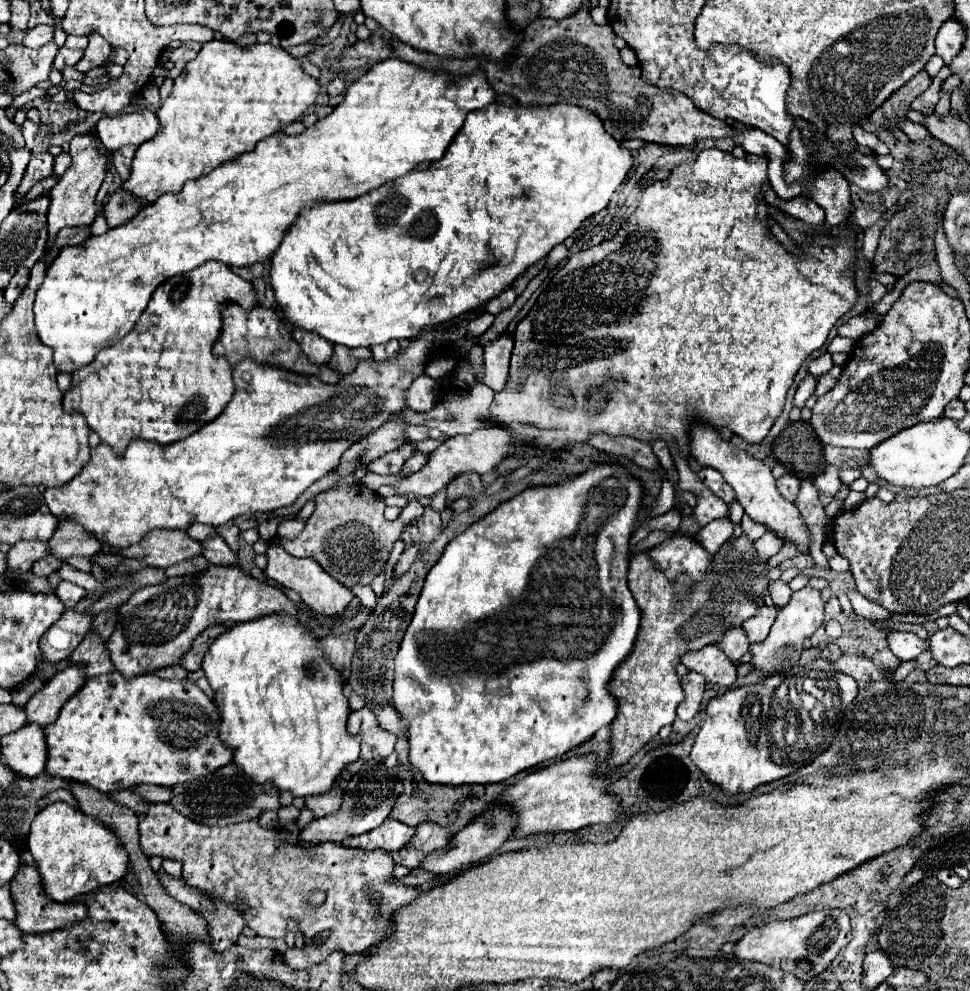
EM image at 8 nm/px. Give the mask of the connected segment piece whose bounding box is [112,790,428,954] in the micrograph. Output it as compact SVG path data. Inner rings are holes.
M116 792L112 794L114 800L122 802L124 806L132 808L138 814L138 830L140 830L140 846L142 852L152 858L170 858L170 860L180 860L182 862L182 878L186 884L212 894L220 896L232 904L236 904L238 898L246 900L250 906L250 914L246 914L246 926L250 926L258 936L268 936L268 938L284 938L286 936L286 920L294 918L304 934L318 934L322 930L332 930L332 934L340 934L340 950L346 954L364 954L368 948L378 946L382 940L386 940L392 930L394 922L392 916L396 908L402 908L406 904L412 904L420 894L424 894L428 888L416 888L416 886L406 886L400 884L392 870L394 870L394 860L388 856L386 850L354 850L354 848L344 848L334 842L326 844L316 844L314 848L300 848L294 844L288 844L280 840L276 828L264 828L258 818L246 820L242 824L232 824L232 826L202 826L192 820L186 820L180 812L176 812L170 804L146 804L138 794L134 796L132 792ZM312 890L324 890L326 892L326 902L312 912L306 912L306 896Z

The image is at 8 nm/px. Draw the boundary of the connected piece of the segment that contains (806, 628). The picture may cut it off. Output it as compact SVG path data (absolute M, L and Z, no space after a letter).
M802 588L796 590L790 598L790 602L782 608L778 608L778 616L772 624L772 630L768 638L760 644L750 644L752 652L752 666L760 670L760 674L776 674L776 672L786 672L790 666L794 666L800 660L802 654L802 642L804 638L812 636L820 626L824 624L824 600L822 600L822 590L816 588Z

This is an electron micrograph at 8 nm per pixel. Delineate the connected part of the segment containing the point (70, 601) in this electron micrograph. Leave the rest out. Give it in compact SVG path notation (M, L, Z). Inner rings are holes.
M60 582L60 586L56 588L56 594L58 594L58 598L62 600L62 604L66 608L74 608L78 604L78 600L82 596L86 596L86 590L76 586L76 584L72 584L72 582Z

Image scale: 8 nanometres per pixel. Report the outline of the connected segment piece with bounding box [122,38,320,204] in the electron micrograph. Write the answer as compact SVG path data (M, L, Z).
M216 38L202 46L198 56L186 64L174 82L172 94L156 112L160 120L158 134L136 150L130 178L122 184L124 190L134 192L146 204L154 202L166 192L178 192L186 180L196 180L198 176L212 172L216 166L234 160L242 152L254 150L260 140L280 132L280 124L298 120L306 108L316 102L320 92L318 80L306 74L300 60L288 54L284 48L272 44L250 44L244 48L230 40Z

